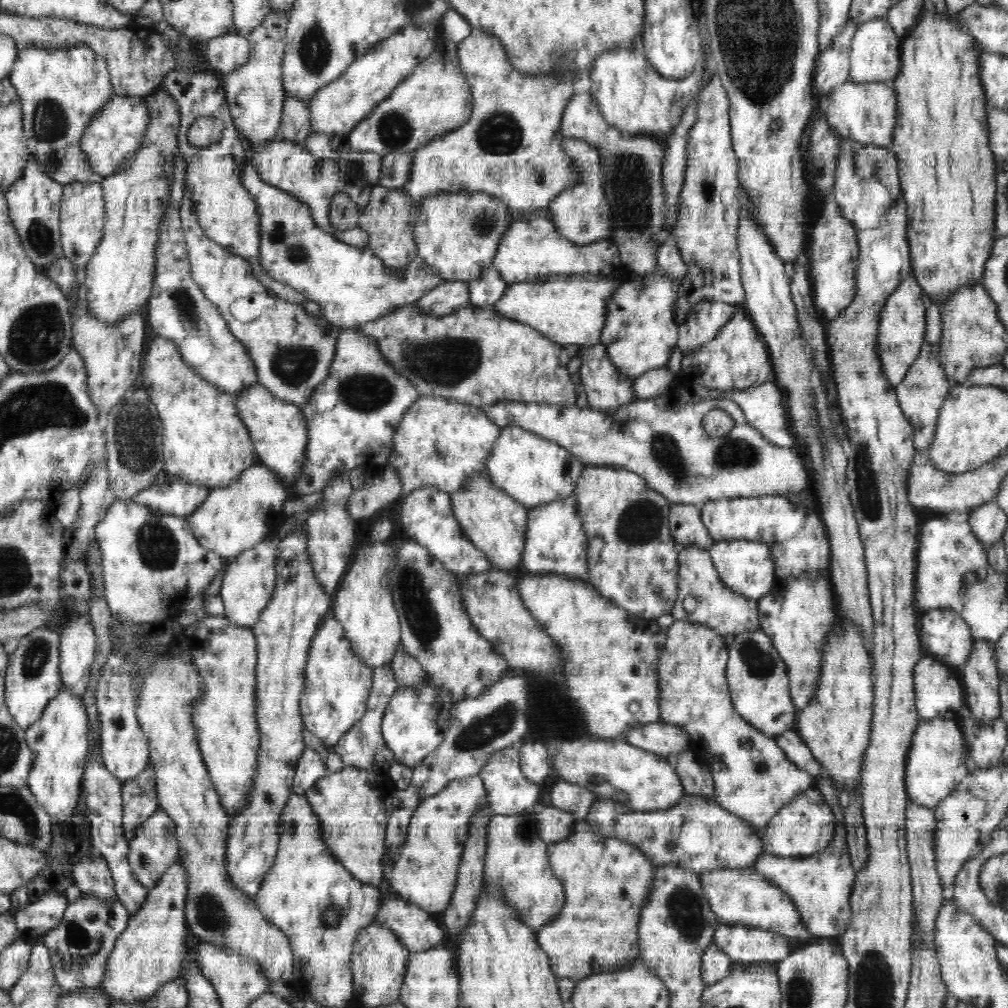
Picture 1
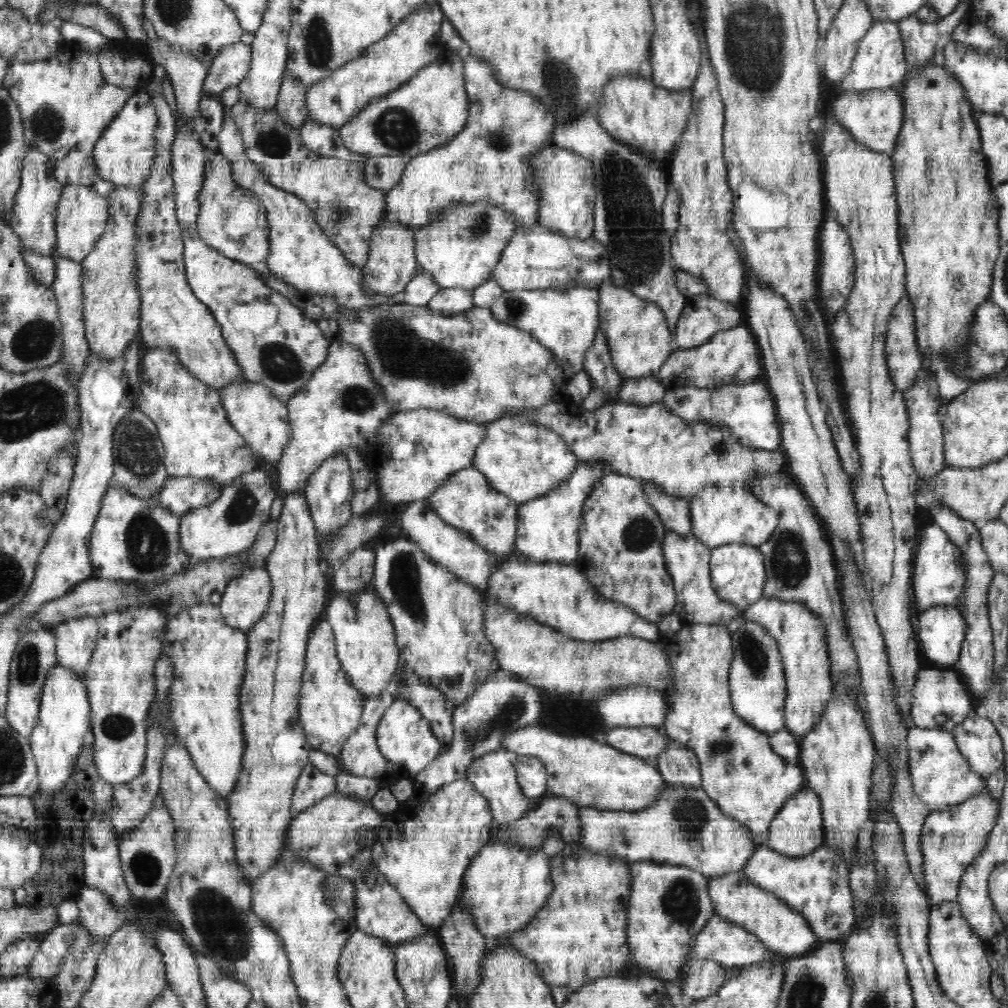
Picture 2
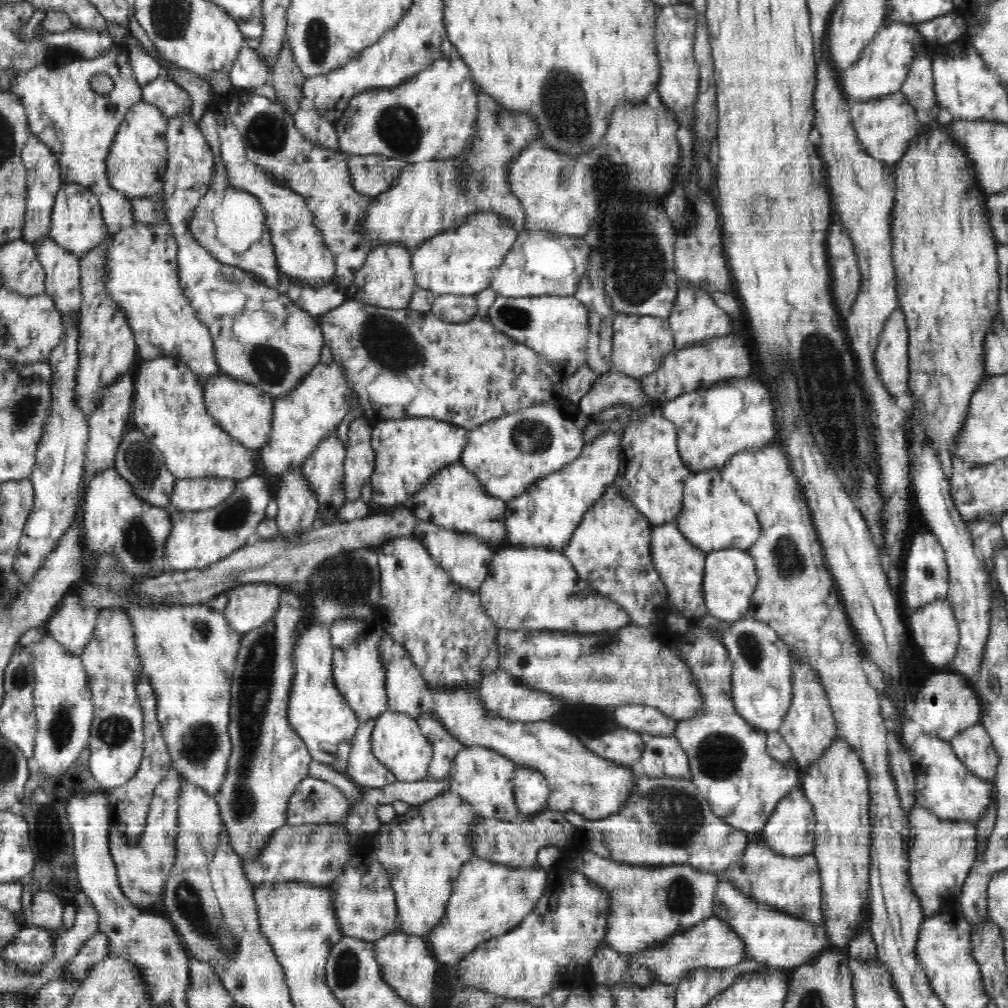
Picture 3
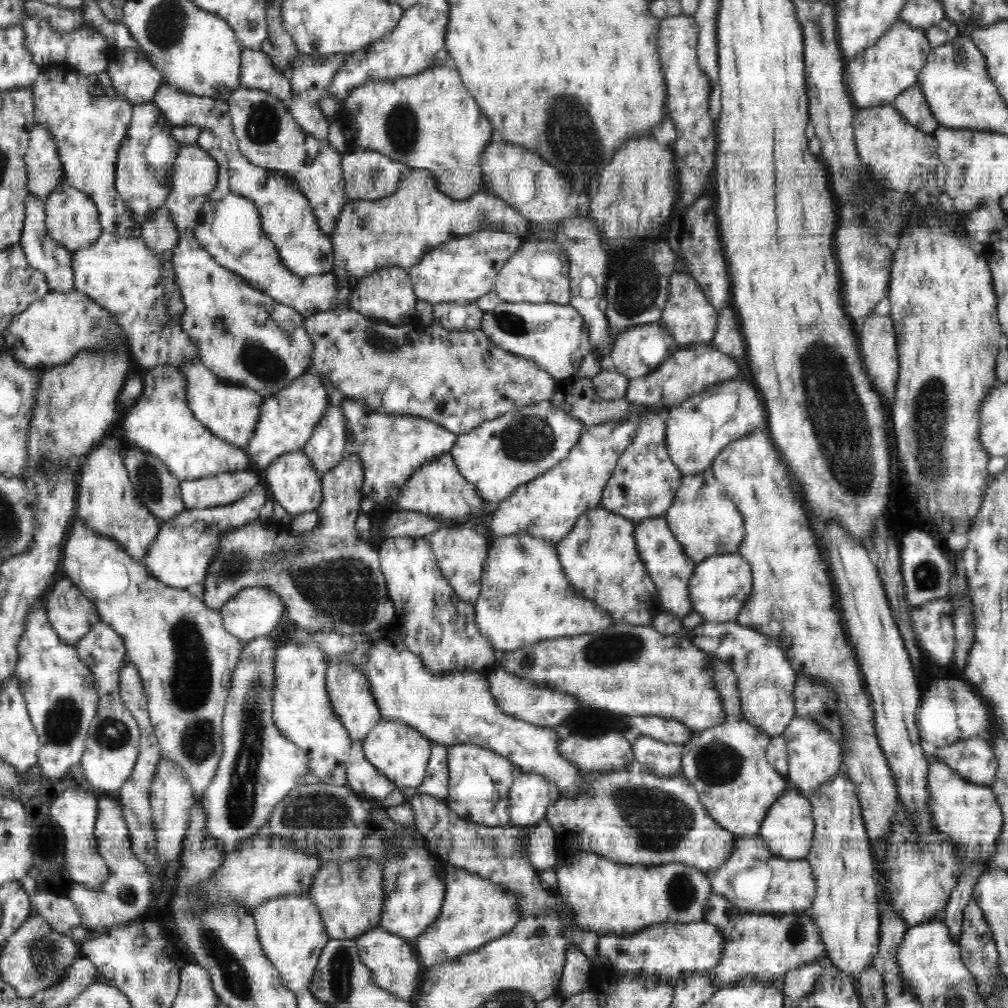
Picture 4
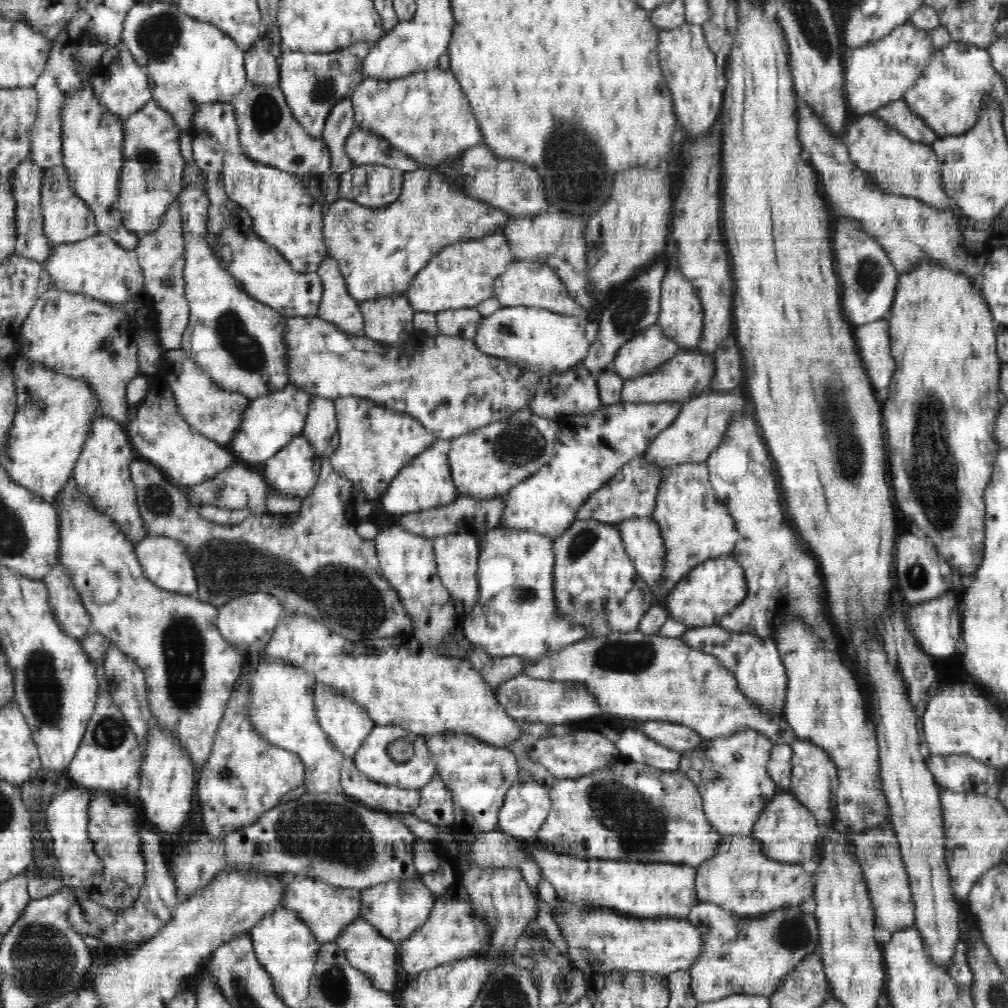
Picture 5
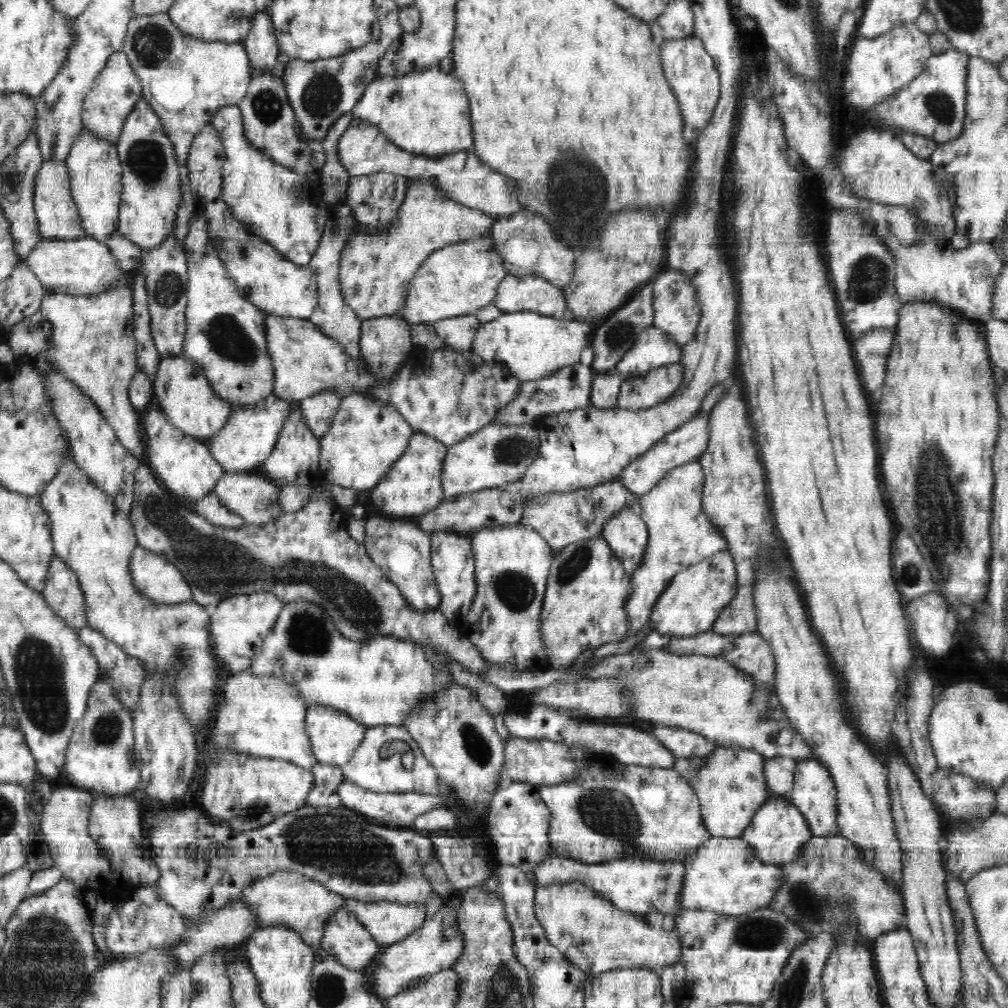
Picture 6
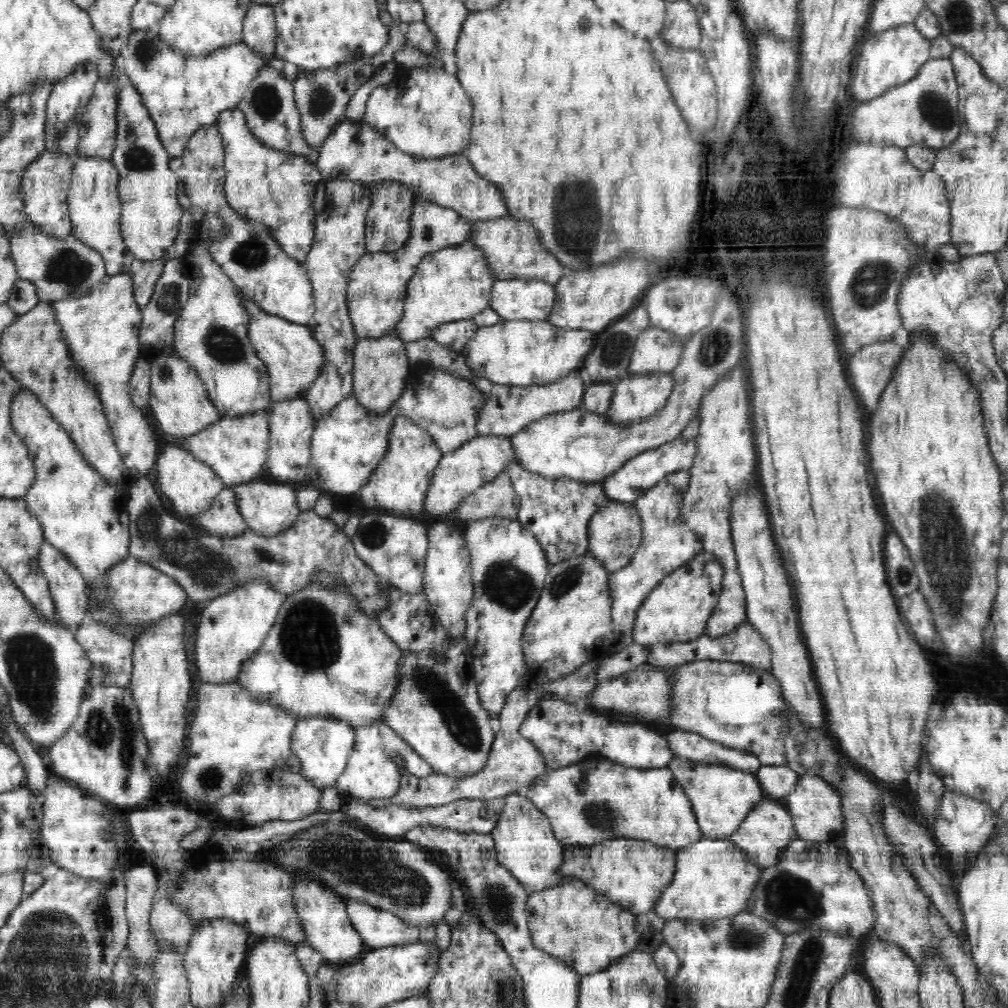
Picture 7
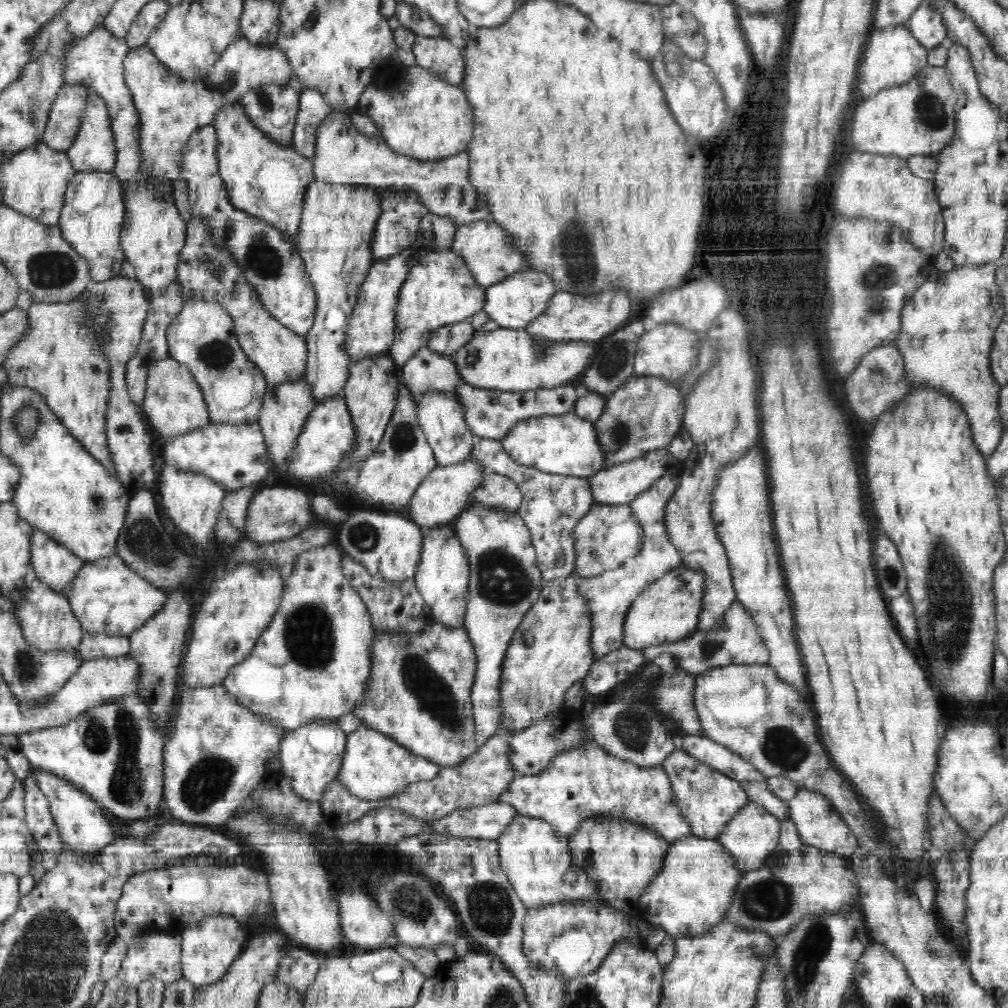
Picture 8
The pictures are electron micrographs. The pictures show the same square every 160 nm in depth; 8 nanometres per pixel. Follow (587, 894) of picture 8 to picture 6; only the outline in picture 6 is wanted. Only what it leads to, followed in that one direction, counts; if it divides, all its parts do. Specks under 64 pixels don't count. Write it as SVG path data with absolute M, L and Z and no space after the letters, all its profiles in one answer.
M510 781L497 789L484 822L495 859L502 866L517 867L525 873L533 872L534 866L542 864L553 854L548 840L550 809L540 799L538 785Z

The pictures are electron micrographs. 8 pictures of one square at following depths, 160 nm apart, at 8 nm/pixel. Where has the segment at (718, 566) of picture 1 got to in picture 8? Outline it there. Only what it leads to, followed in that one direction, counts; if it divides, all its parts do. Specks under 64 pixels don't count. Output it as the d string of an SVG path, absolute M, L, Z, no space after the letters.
M683 565L665 572L628 608L623 626L623 646L643 649L650 645L671 643L685 639L698 630L697 624L705 591L705 576Z

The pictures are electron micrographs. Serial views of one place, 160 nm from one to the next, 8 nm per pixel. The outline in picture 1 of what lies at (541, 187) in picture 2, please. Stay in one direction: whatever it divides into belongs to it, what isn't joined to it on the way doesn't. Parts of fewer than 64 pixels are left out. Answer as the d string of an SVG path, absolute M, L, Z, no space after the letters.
M566 138L561 144L563 151L575 162L580 180L572 188L566 190L552 199L549 206L550 221L554 223L559 234L572 243L580 246L597 243L598 240L609 240L612 213L610 205L606 203L604 193L604 174L601 167L601 152L588 144L585 140Z

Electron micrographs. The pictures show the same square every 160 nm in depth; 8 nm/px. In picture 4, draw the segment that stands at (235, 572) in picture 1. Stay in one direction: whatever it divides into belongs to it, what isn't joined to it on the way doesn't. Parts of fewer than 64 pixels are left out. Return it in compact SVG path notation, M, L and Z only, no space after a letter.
M250 586L233 596L220 612L223 627L236 638L244 643L258 638L258 636L269 636L277 634L281 630L280 619L285 611L285 605L276 592L265 586Z

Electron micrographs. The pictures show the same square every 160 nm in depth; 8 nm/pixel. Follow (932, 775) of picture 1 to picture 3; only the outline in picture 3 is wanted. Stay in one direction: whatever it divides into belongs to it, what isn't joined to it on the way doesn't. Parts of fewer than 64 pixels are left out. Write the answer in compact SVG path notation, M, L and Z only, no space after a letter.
M922 733L910 743L910 757L916 777L916 801L933 812L940 820L973 822L984 816L988 804L995 798L993 783L971 774L966 765L954 754L948 740Z

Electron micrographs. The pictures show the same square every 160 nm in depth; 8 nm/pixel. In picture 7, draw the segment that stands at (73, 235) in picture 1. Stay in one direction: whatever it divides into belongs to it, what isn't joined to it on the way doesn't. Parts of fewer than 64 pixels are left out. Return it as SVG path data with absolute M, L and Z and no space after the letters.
M44 151L23 172L22 197L24 211L29 221L51 237L67 237L71 234L70 208L67 202L70 190L74 157L67 154Z

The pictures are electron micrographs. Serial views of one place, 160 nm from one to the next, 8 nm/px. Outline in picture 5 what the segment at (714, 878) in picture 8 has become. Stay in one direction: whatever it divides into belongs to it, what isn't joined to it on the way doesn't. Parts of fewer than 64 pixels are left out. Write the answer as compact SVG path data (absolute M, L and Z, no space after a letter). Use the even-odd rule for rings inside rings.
M722 835L718 850L699 864L696 869L695 889L699 902L711 902L735 915L760 915L782 907L800 906L806 899L812 898L815 889L815 876L804 870L801 863L786 863L772 860L762 852L762 845L752 836ZM746 878L756 878L754 888Z

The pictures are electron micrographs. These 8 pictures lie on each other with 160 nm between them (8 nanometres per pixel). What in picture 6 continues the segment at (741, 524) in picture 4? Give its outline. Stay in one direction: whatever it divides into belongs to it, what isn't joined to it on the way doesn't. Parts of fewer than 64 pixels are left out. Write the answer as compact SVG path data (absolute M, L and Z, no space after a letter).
M694 461L672 468L650 492L639 498L636 509L648 527L649 537L641 565L631 574L629 598L625 604L629 626L625 638L636 636L649 624L654 604L675 574L714 553L727 550L726 539L702 510L703 484L704 471L698 461Z

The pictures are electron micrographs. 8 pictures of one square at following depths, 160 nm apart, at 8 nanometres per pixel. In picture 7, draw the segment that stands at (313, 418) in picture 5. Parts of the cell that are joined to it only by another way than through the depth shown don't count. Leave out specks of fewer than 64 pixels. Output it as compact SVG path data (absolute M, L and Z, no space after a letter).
M333 179L316 186L314 242L303 260L313 286L315 304L314 315L307 326L325 352L325 366L304 396L315 419L327 415L353 392L353 350L356 348L357 336L346 304L346 288L354 264L358 264L360 257L367 252L365 224L371 208L371 195L365 186L365 183L358 181L340 182Z

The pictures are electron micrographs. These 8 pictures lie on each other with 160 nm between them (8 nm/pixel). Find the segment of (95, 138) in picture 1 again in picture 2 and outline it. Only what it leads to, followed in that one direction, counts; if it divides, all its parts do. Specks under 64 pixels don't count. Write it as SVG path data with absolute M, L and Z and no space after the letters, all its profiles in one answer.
M143 91L132 94L94 146L94 164L98 175L115 186L143 186L150 179L150 170L156 156L156 128L158 115L151 96Z

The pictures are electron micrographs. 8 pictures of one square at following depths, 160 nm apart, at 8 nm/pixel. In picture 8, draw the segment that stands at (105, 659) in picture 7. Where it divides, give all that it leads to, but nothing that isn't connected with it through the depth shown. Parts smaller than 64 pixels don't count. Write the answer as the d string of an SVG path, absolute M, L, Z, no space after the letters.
M84 632L78 654L82 660L114 659L130 655L130 639L104 632Z

